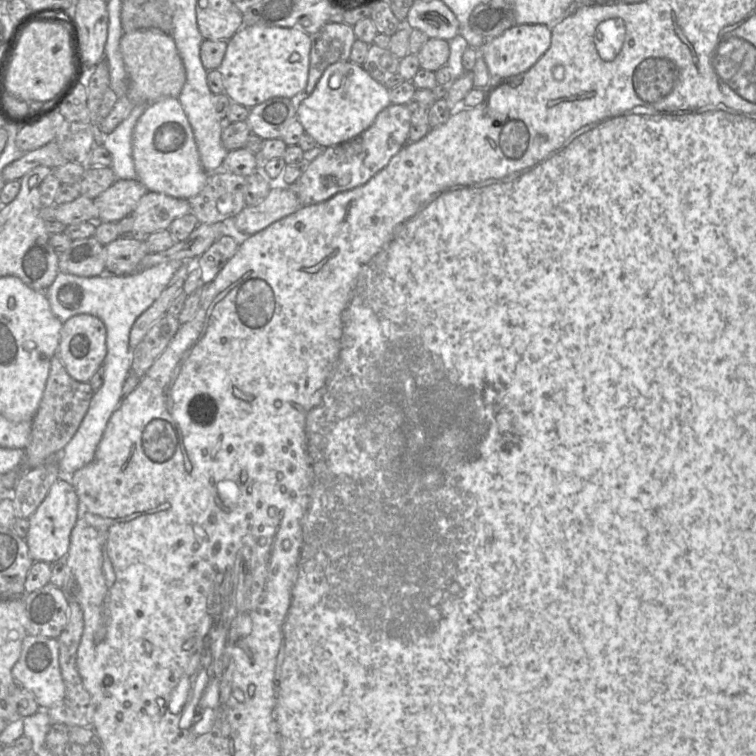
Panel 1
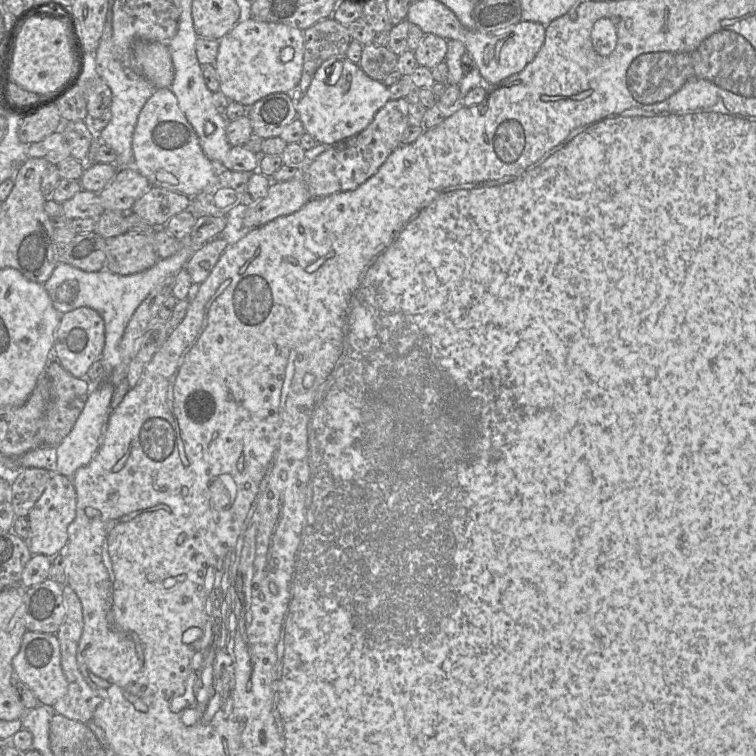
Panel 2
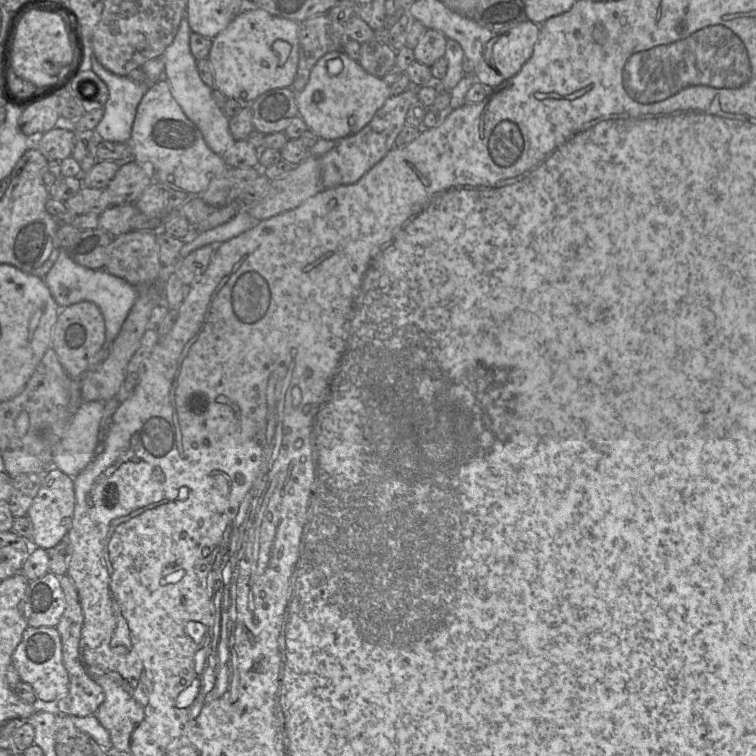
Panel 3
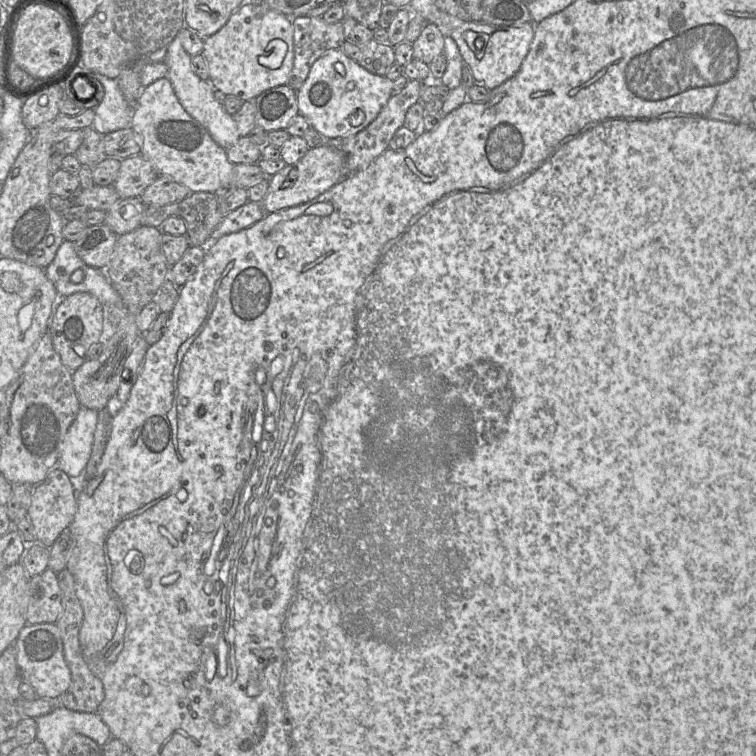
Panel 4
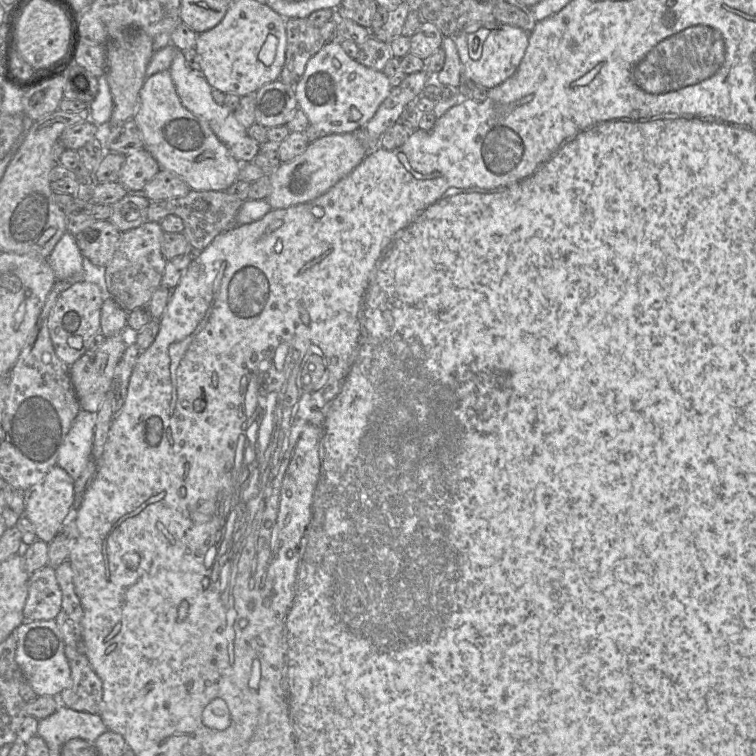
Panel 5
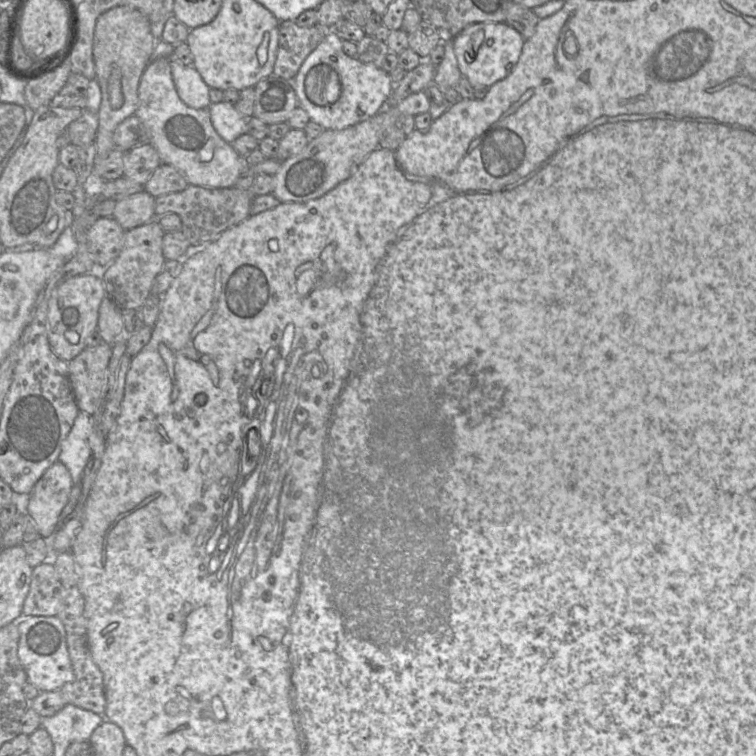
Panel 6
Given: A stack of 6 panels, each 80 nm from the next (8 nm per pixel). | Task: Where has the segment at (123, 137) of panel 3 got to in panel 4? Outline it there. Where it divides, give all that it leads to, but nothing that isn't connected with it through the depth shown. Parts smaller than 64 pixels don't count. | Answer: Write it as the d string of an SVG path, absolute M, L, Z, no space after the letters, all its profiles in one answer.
M102 74L95 77L104 87L104 98L95 108L92 124L102 136L121 129L131 128L135 106L131 106L122 94L116 79Z

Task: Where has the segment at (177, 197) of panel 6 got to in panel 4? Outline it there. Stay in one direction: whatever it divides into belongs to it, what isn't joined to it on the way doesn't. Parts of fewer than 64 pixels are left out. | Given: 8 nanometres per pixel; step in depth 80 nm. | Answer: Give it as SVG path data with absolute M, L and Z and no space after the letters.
M193 192L187 198L163 206L146 206L141 226L160 228L171 216L184 219L191 246L207 247L212 233L225 217L216 193Z

